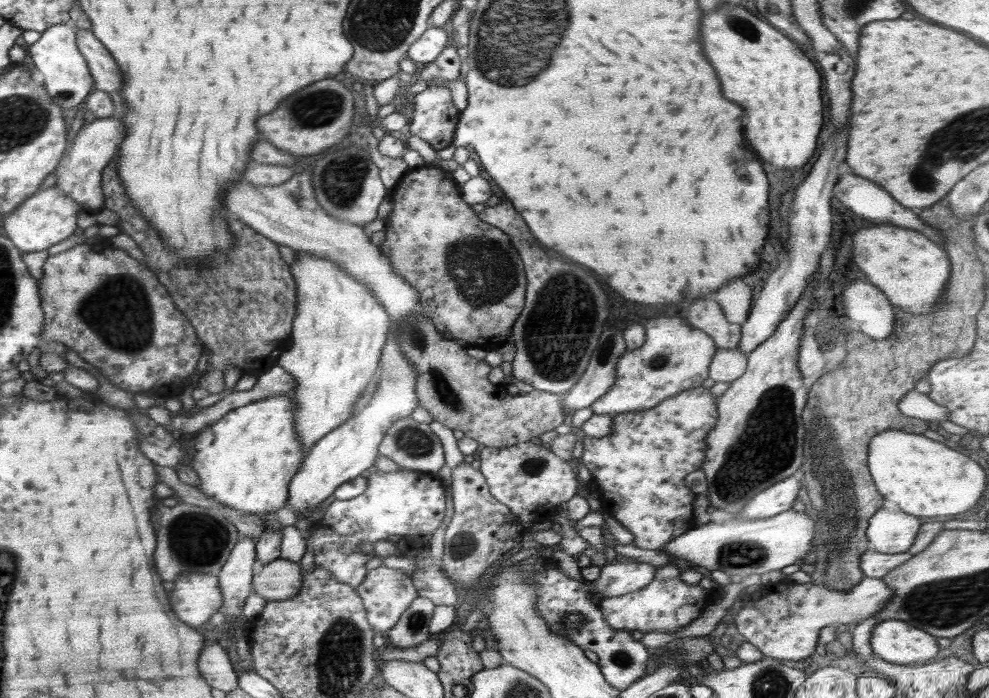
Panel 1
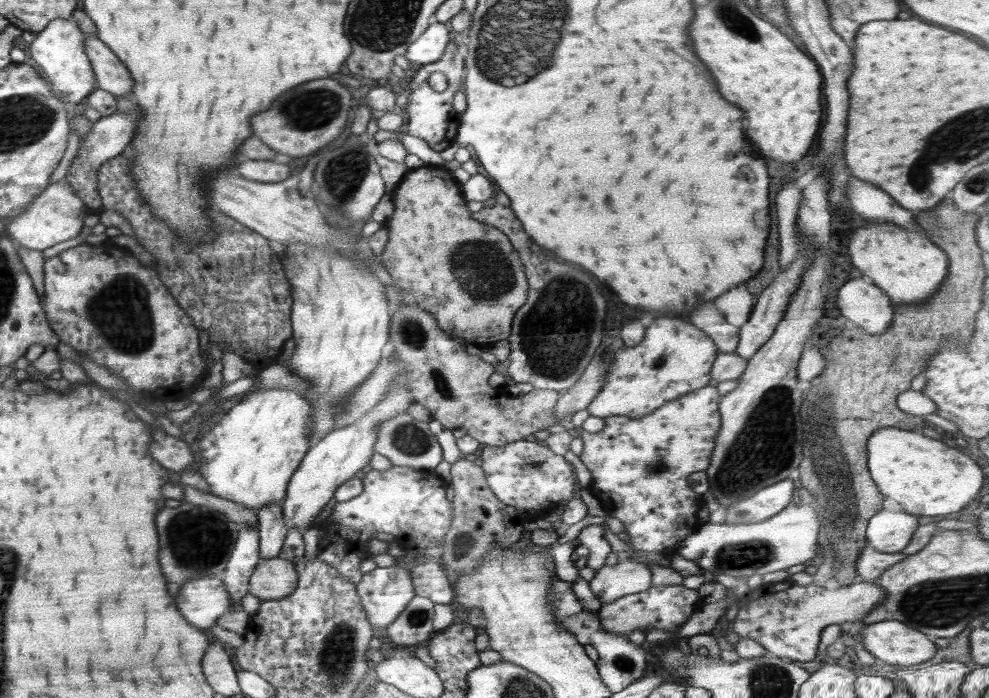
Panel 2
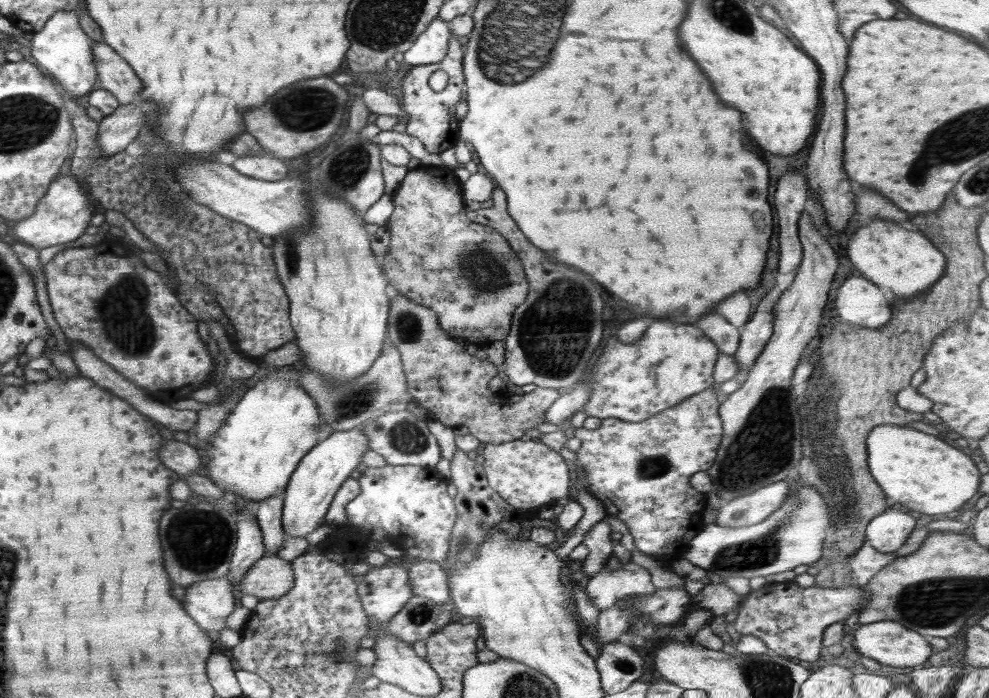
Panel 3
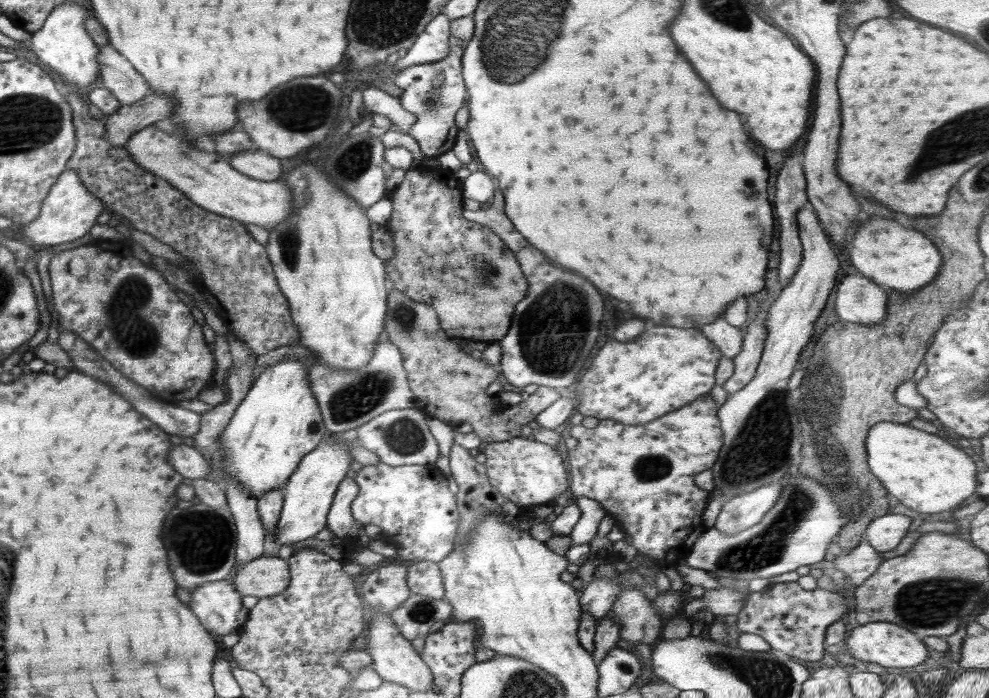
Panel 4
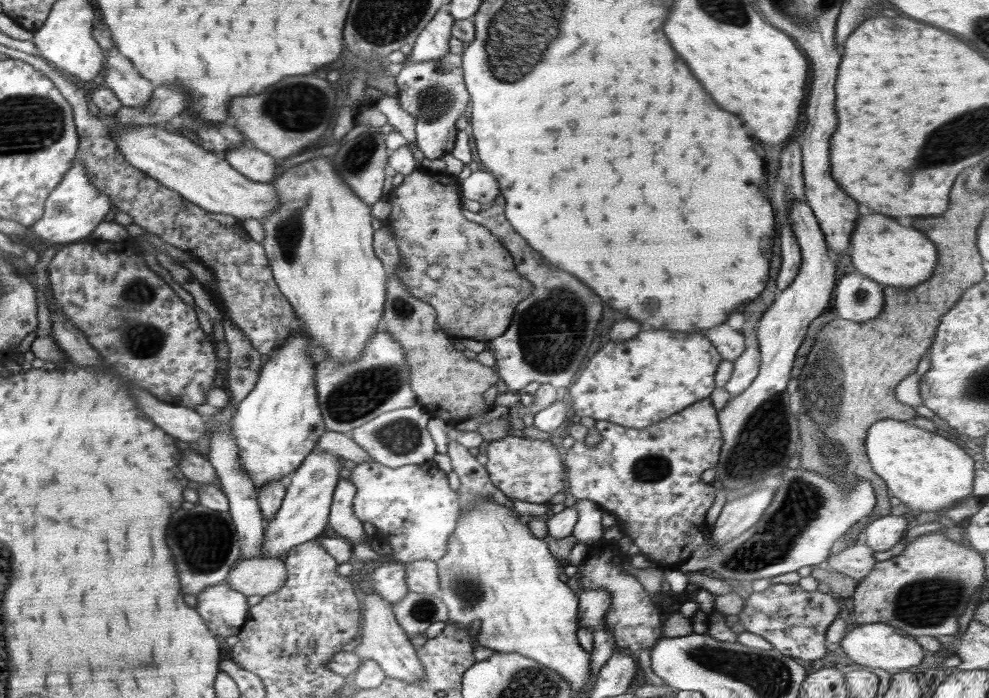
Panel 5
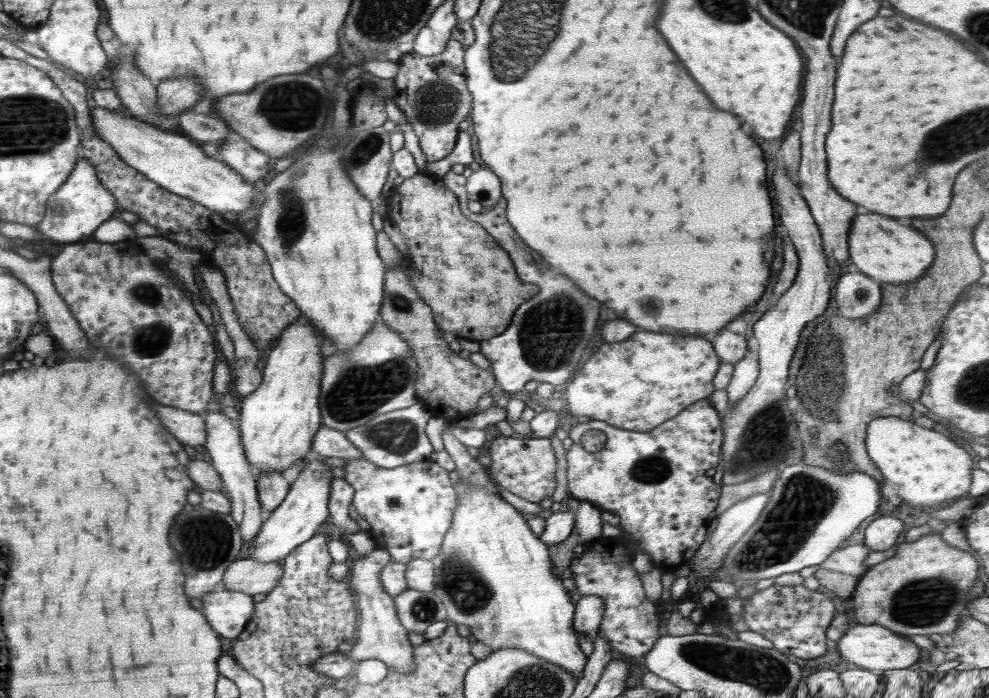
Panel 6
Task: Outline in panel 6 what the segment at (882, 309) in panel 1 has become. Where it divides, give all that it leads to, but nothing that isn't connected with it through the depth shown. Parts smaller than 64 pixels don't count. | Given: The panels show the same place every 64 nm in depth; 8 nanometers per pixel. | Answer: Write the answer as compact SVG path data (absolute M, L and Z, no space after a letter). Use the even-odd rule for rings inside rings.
M848 272L838 279L834 298L840 316L862 319L878 310L882 290L876 280Z

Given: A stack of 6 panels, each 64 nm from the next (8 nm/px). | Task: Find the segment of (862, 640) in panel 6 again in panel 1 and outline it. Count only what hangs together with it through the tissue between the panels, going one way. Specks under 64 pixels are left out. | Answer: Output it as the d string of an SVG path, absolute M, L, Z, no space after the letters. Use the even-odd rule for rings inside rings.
M886 620L871 632L873 654L898 664L930 662L940 651L936 637L902 620Z

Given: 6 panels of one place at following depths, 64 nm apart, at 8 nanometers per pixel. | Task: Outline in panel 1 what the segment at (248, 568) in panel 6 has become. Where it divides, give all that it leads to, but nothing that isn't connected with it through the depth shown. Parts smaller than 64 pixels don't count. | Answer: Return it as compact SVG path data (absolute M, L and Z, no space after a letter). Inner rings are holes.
M277 559L253 578L251 590L270 601L286 600L302 588L303 569L300 562Z

